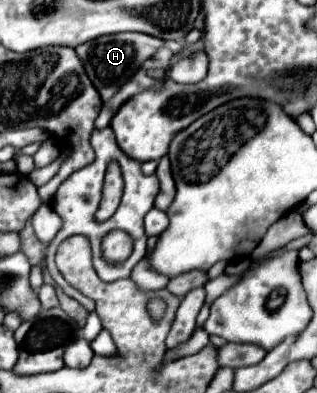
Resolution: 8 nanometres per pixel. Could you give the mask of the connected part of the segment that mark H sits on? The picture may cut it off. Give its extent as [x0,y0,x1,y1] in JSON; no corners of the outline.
[75,33,165,101]

